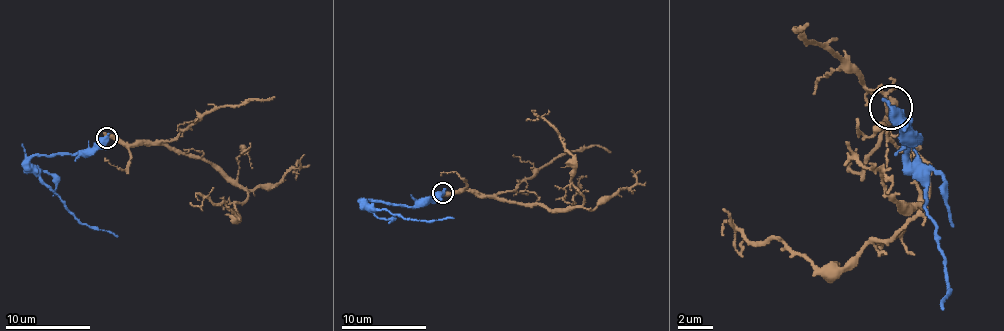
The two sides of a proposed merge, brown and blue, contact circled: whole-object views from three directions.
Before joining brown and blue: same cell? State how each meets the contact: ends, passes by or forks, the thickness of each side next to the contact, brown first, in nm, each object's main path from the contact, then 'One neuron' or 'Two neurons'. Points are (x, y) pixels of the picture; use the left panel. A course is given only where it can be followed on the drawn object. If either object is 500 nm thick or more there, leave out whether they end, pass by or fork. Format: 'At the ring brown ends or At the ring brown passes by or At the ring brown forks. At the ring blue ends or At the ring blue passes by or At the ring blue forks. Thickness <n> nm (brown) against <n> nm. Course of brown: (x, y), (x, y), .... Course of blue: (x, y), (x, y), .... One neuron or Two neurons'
Thickness 480 nm (brown) against 650 nm. Course of brown: (106, 137), (201, 156), (248, 196), (235, 205), (237, 215), (222, 203), (190, 203). Course of blue: (106, 137), (76, 154), (34, 156), (29, 167), (82, 224), (118, 236). Two neurons

